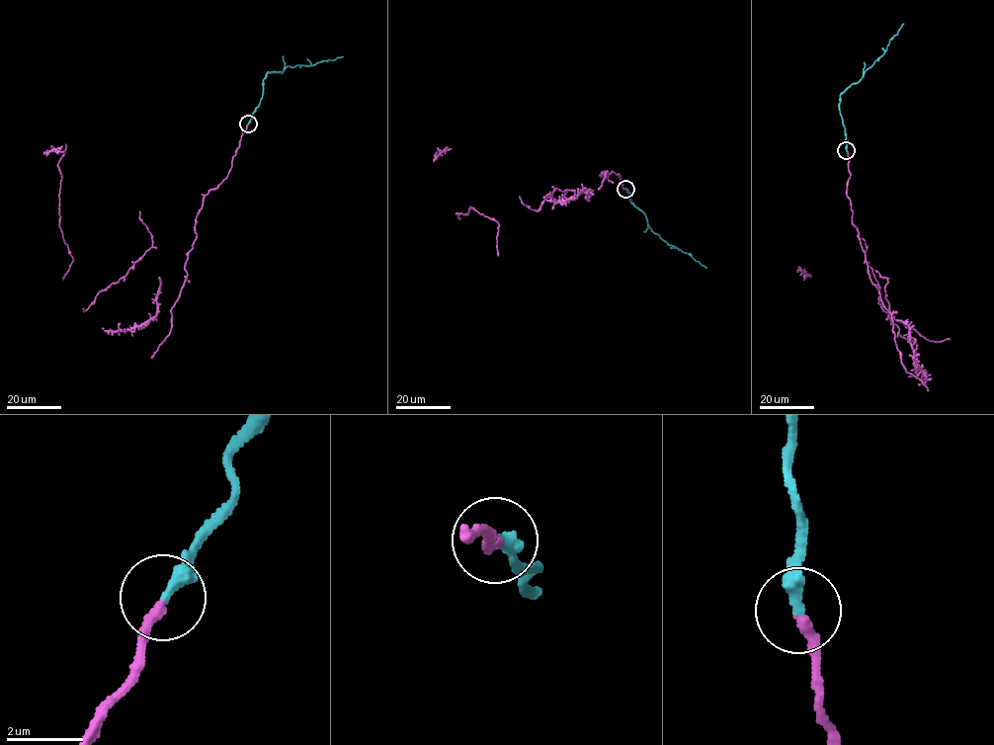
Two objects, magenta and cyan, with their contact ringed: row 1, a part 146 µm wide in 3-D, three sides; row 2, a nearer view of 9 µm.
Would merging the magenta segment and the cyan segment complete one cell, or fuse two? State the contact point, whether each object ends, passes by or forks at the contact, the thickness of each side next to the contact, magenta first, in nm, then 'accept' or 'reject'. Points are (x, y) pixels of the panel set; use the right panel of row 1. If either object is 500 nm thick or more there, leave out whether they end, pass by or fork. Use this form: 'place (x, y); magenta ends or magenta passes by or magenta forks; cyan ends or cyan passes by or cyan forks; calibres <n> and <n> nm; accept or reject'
place (846, 150); magenta ends; cyan ends; calibres 280 and 320 nm; reject

